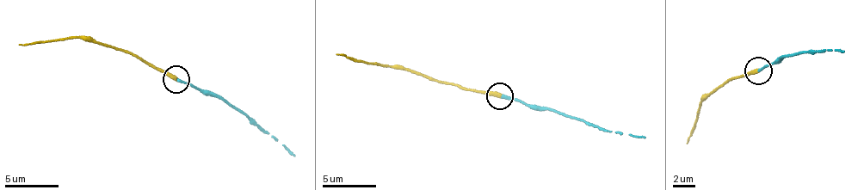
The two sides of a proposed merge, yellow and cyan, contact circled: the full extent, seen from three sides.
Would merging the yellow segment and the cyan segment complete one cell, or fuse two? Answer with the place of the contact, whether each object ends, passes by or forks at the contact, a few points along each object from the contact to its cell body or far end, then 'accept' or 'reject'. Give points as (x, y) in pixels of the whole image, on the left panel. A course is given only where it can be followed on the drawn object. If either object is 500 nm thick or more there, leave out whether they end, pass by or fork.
at (175, 79); yellow ends there; cyan ends there; yellow runs (176, 80), (122, 50), (91, 40), (63, 36), (18, 43); cyan runs (176, 80), (223, 95), (293, 156); accept

